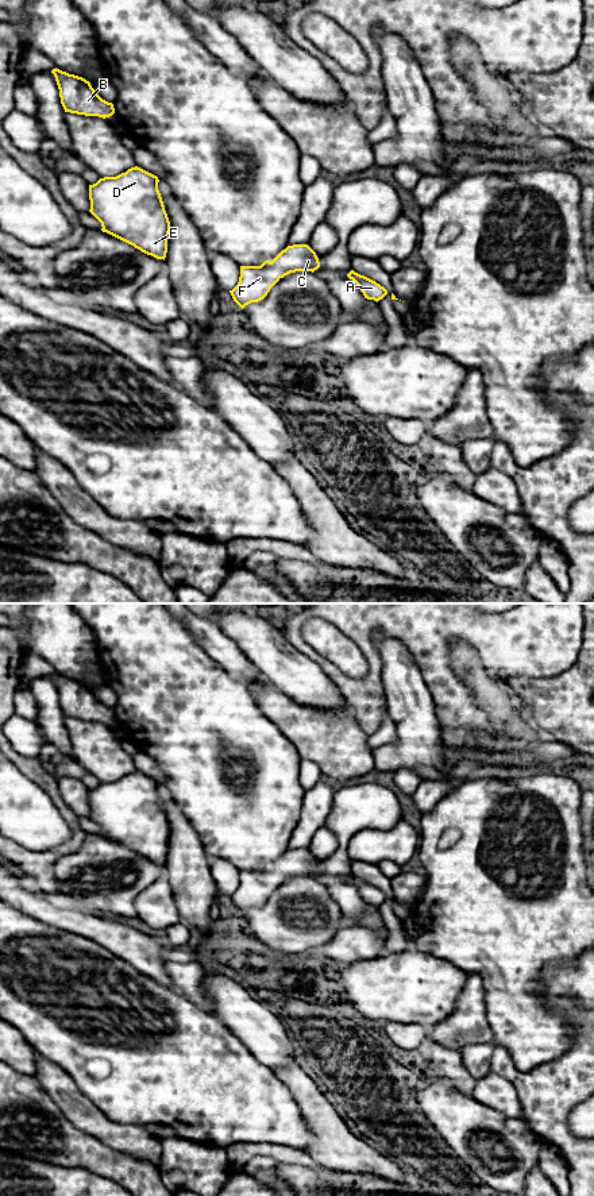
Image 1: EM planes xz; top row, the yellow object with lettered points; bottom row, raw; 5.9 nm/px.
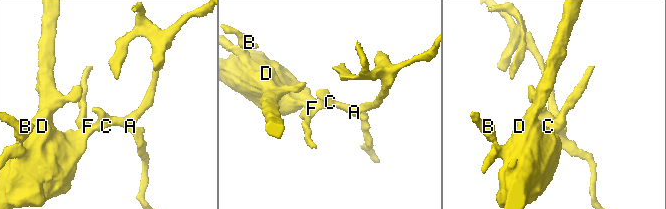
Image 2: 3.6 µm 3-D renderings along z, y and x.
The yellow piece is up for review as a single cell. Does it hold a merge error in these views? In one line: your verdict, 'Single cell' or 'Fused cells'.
Single cell

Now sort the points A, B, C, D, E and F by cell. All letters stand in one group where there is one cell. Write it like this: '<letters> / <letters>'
A B C D E F

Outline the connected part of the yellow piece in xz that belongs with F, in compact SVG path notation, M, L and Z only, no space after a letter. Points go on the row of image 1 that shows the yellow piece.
M308 244L288 246L271 262L265 261L261 266L240 266L239 282L230 293L243 309L251 302L263 300L285 275L296 271L313 273L319 267L319 258Z

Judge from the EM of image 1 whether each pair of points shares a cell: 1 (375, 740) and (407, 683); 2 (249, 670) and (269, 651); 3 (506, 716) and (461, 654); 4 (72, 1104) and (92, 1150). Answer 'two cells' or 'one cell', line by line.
1: two cells
2: two cells
3: one cell
4: two cells

